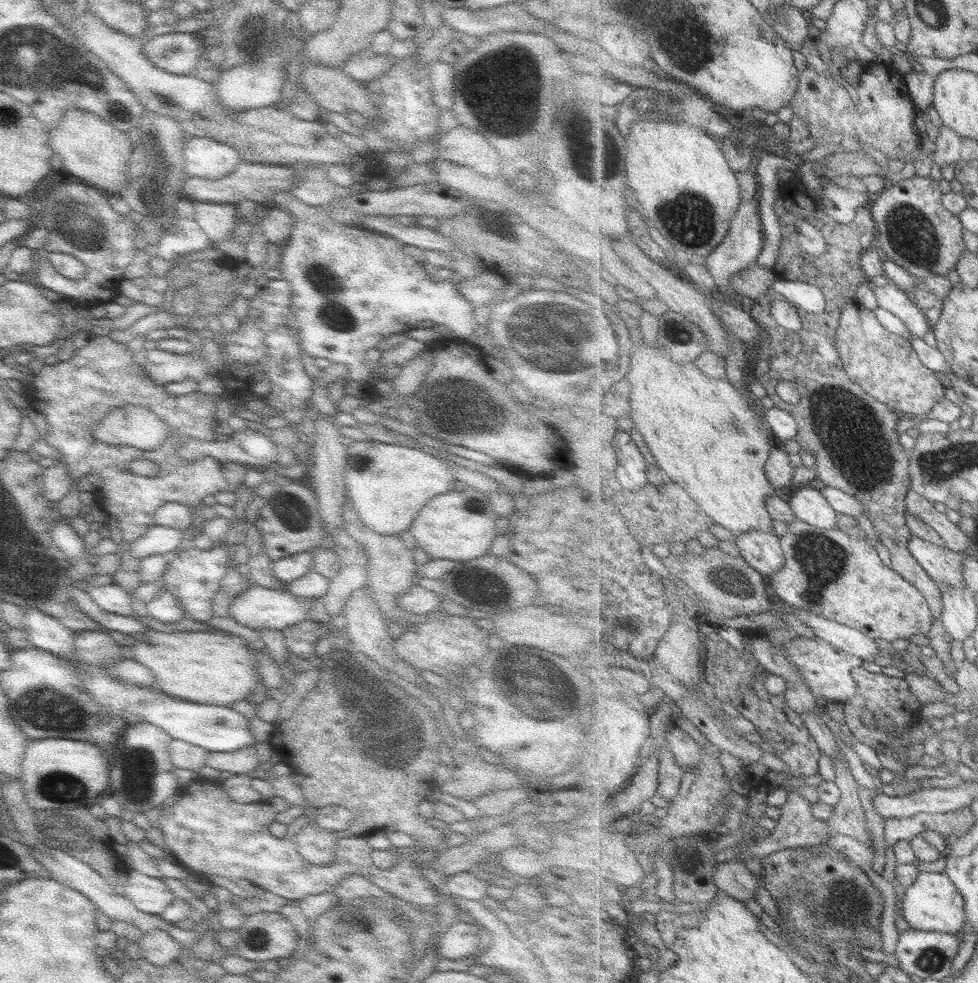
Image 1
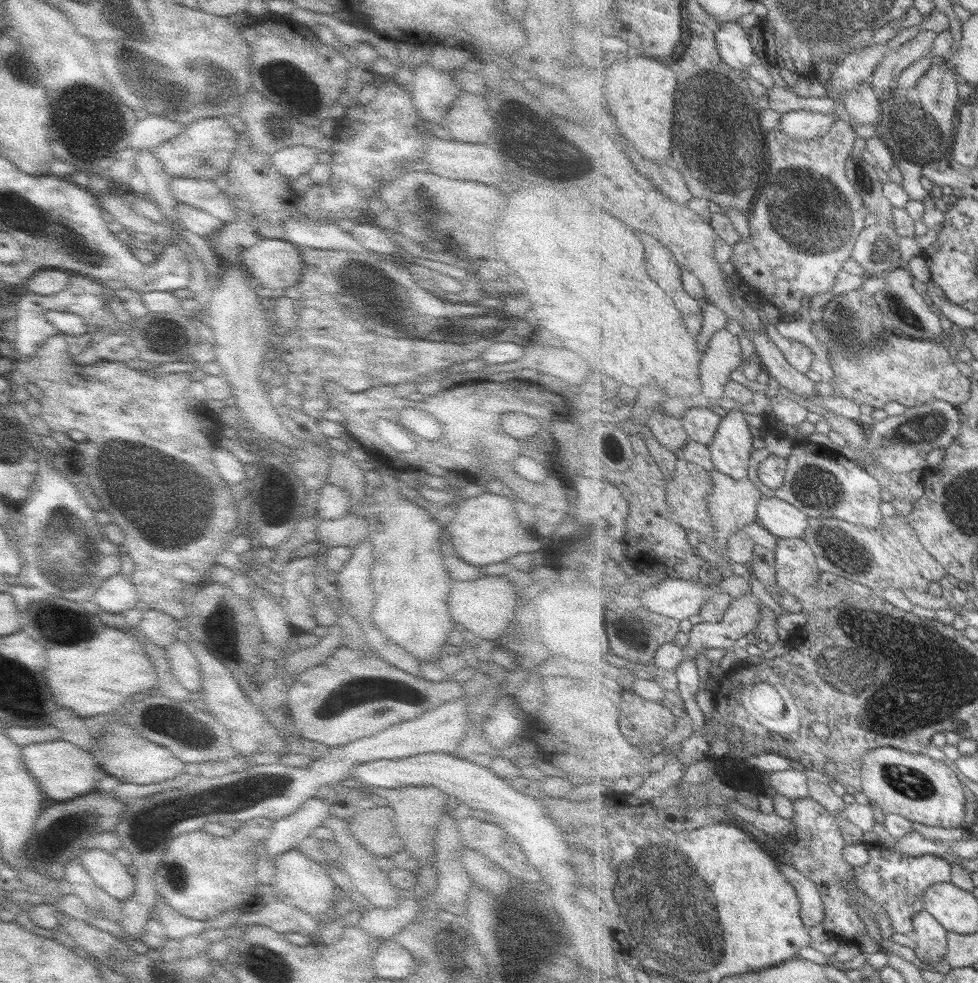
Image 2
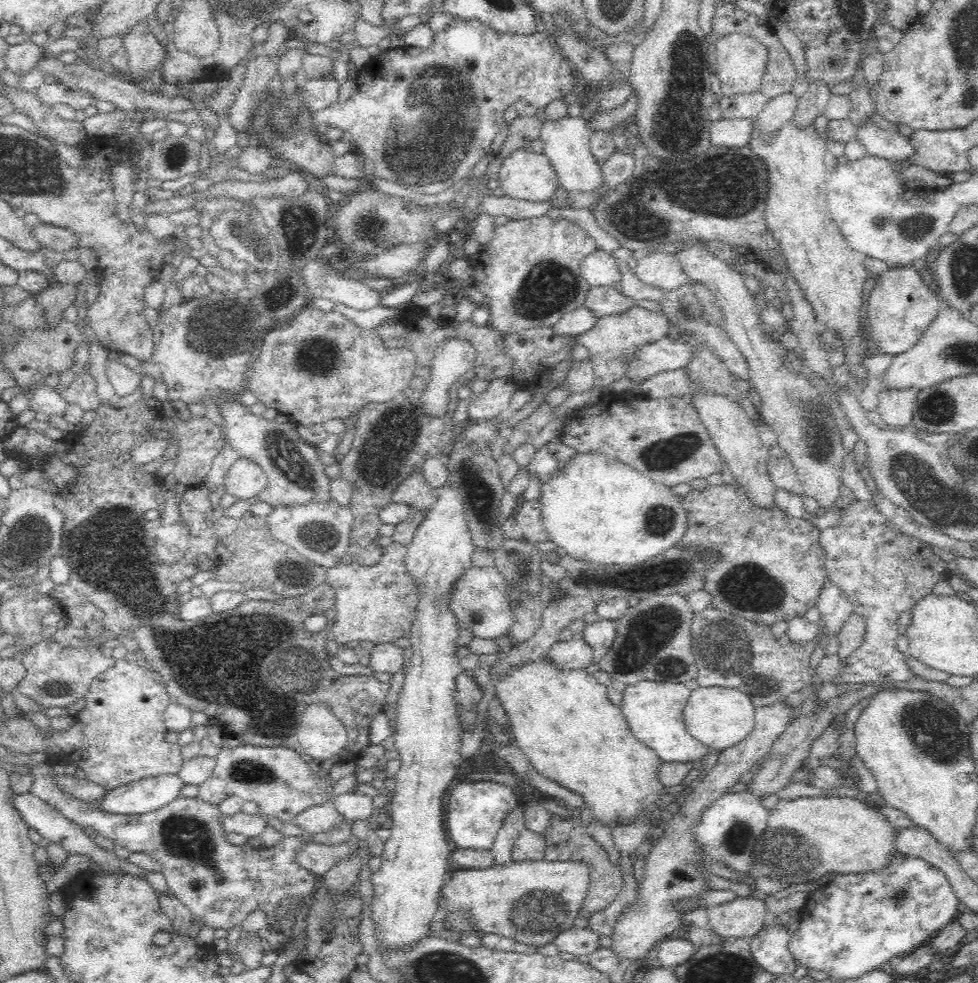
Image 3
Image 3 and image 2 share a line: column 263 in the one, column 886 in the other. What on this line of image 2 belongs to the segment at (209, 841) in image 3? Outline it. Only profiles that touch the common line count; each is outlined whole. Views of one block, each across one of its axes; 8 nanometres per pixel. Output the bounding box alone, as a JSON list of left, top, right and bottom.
[855,844,951,936]

